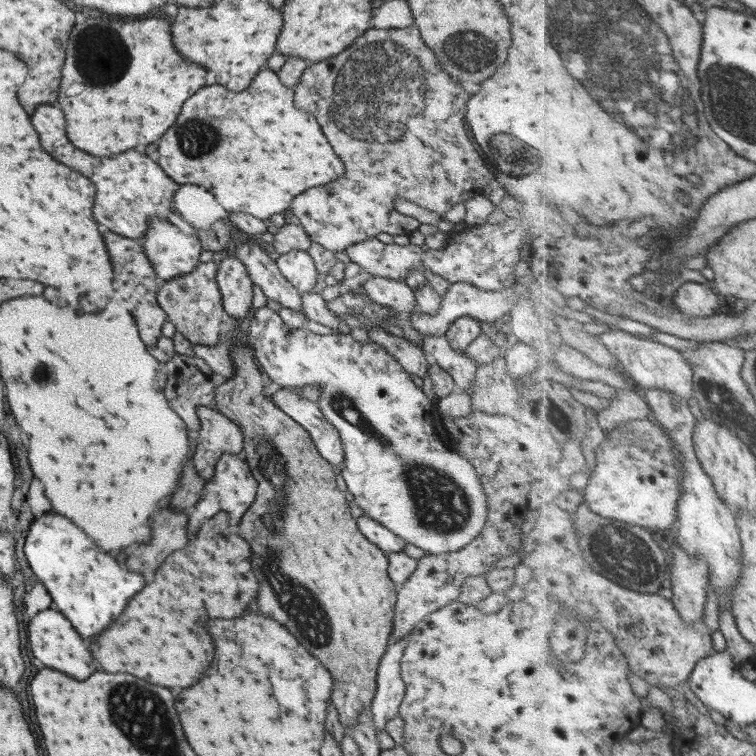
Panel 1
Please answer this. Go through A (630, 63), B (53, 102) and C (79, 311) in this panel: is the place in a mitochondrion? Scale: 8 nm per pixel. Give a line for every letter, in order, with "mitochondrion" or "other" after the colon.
A: mitochondrion
B: other
C: other

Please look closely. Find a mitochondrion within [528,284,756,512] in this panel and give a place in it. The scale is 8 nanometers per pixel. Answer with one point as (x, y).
(723, 402)

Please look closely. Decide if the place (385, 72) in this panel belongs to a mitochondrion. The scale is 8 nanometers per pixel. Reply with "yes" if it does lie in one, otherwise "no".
yes

